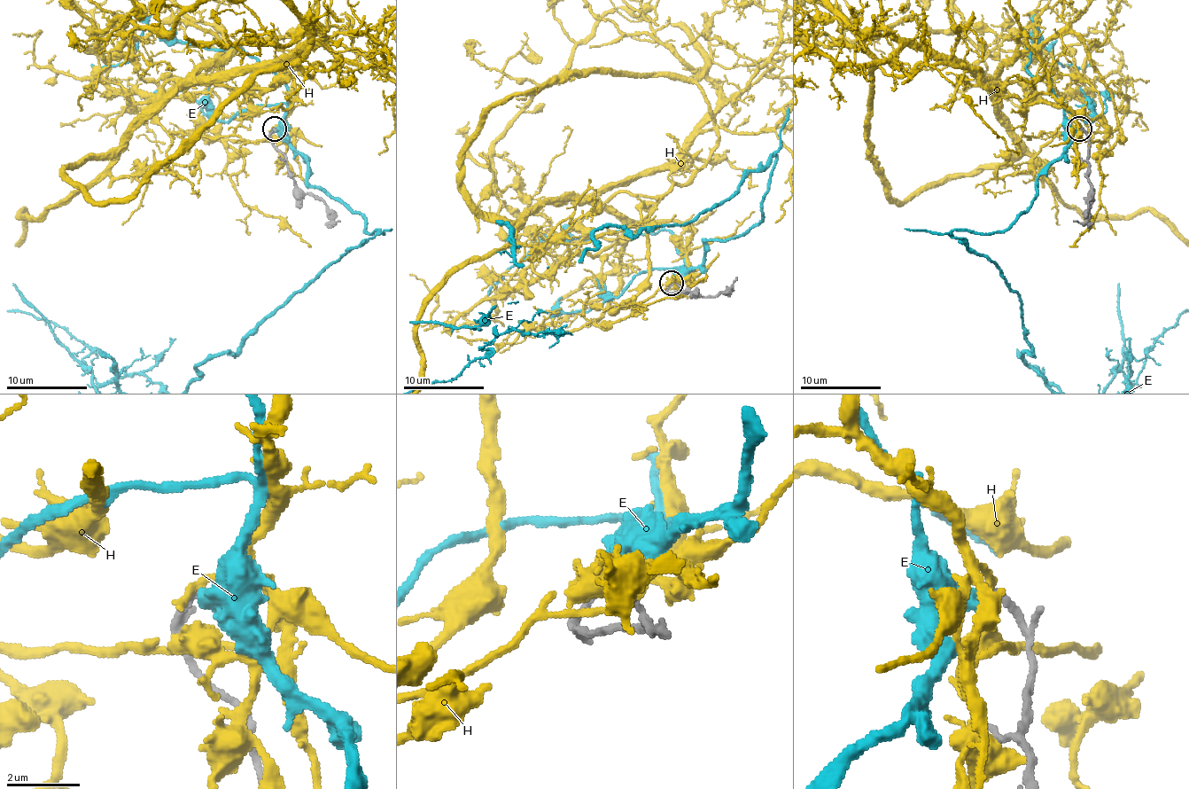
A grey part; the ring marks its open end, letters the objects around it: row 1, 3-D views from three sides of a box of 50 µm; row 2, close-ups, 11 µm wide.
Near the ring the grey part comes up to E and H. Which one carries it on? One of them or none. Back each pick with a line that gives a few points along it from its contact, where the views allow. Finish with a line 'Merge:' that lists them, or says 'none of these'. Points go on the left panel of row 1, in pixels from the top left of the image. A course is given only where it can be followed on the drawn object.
E: Its course: (275, 128), (286, 82), (237, 47), (171, 43), (147, 29), (127, 61), (90, 66)
Merge: E

